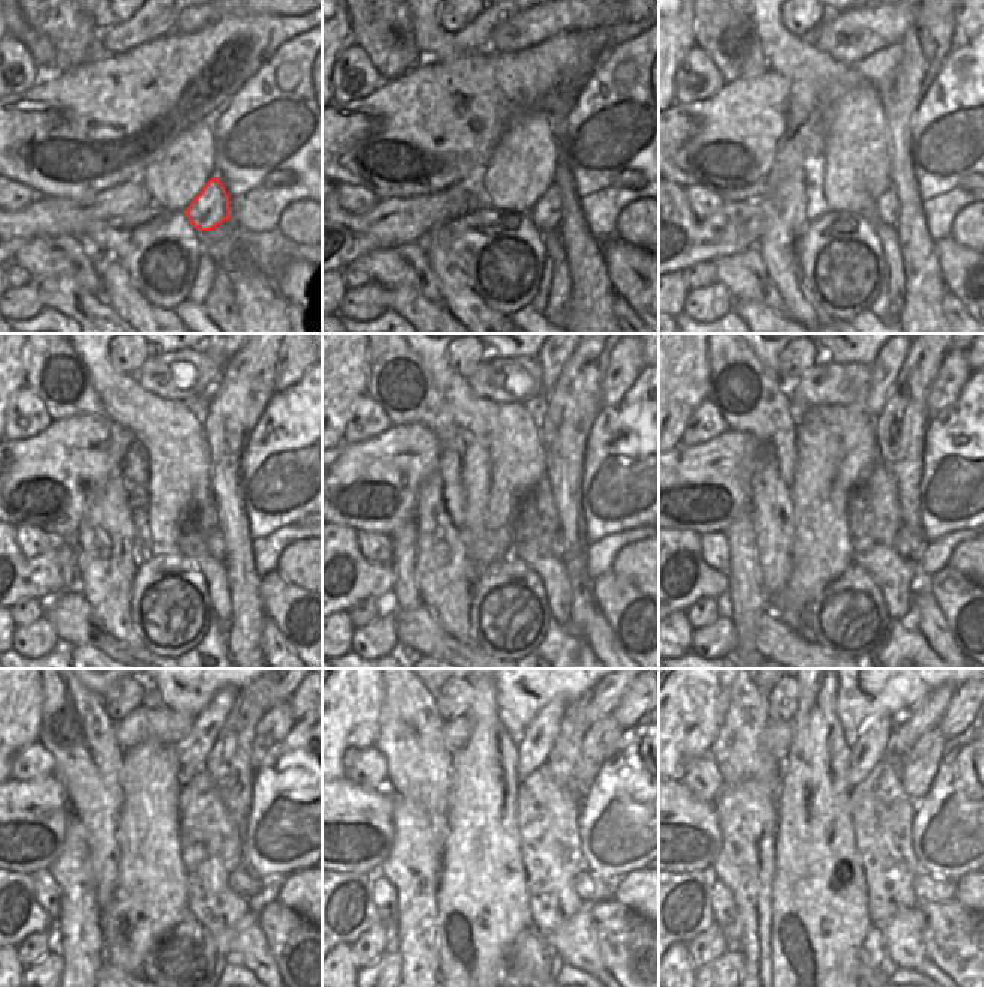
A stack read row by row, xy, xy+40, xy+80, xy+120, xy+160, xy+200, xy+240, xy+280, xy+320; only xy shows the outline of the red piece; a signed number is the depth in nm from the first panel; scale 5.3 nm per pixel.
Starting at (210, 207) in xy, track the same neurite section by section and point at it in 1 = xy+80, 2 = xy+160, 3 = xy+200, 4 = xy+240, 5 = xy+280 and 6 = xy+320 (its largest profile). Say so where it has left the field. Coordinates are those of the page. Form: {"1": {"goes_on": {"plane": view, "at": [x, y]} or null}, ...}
{"1": {"goes_on": {"plane": "xy+80", "at": [887, 207]}}, "2": {"goes_on": {"plane": "xy+160", "at": [557, 545]}}, "3": {"goes_on": {"plane": "xy+200", "at": [909, 542]}}, "4": {"goes_on": {"plane": "xy+240", "at": [245, 881]}}, "5": {"goes_on": {"plane": "xy+280", "at": [588, 887]}}, "6": {"goes_on": {"plane": "xy+320", "at": [929, 890]}}}

